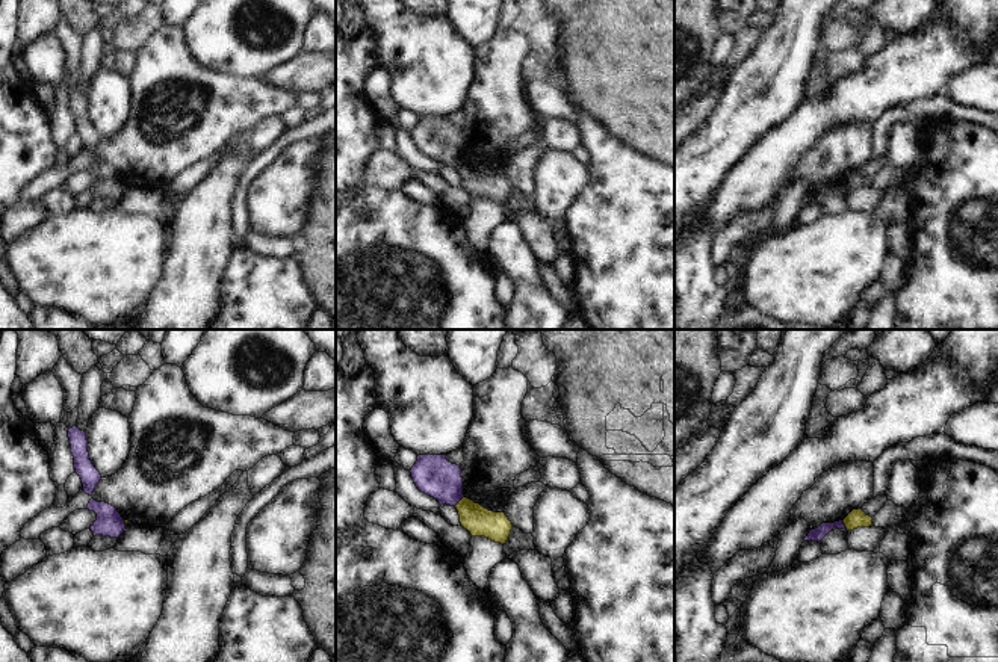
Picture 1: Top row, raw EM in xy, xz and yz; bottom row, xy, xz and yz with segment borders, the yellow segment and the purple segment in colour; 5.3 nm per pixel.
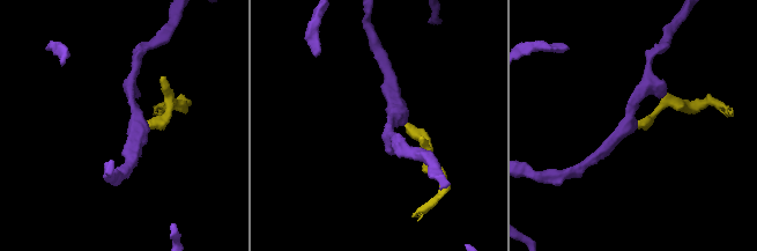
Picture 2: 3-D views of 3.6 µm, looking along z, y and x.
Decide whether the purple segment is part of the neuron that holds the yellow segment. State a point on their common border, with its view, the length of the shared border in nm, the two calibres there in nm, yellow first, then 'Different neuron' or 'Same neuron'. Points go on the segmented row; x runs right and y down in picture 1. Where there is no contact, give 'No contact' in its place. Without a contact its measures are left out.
Touches yellow at xz (460, 501). Shared border 80 nm. Thickness 160 nm (yellow) against 220 nm. Different neuron

